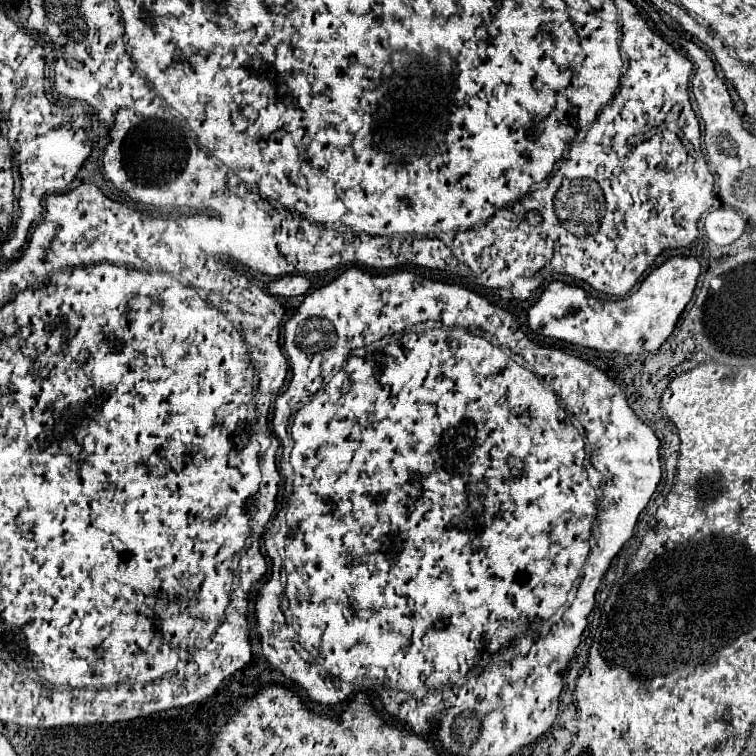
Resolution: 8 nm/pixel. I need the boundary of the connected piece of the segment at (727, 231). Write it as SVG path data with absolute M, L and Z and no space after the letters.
M718 208L706 216L706 234L716 246L728 246L738 240L746 228L746 222L730 208Z

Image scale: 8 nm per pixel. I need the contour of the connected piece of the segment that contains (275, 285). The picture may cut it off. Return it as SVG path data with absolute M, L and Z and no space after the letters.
M290 274L290 276L282 276L274 282L268 284L268 292L272 296L282 296L282 298L288 298L288 296L302 296L310 290L310 280L302 274Z

